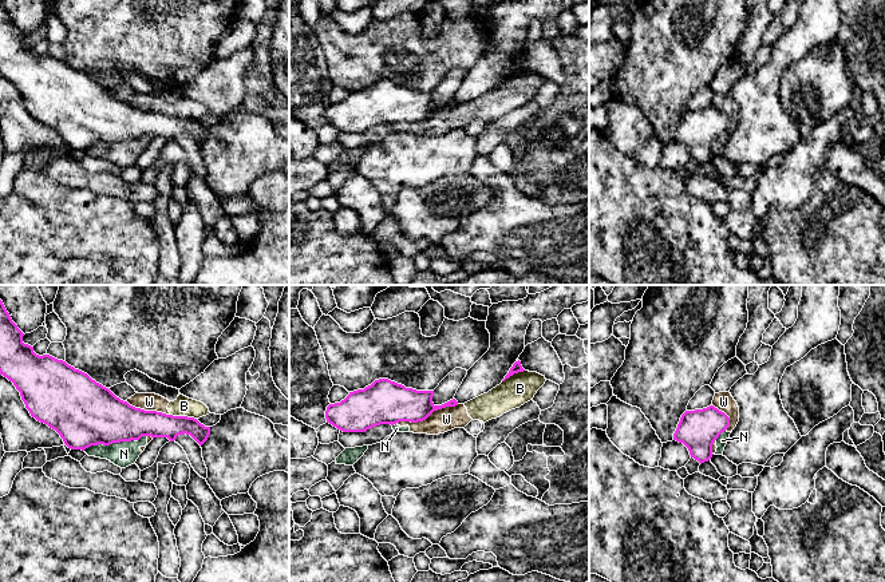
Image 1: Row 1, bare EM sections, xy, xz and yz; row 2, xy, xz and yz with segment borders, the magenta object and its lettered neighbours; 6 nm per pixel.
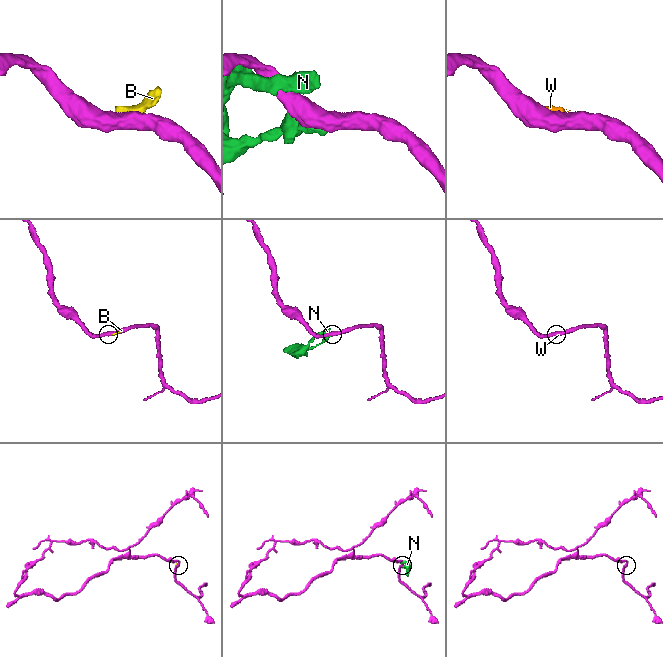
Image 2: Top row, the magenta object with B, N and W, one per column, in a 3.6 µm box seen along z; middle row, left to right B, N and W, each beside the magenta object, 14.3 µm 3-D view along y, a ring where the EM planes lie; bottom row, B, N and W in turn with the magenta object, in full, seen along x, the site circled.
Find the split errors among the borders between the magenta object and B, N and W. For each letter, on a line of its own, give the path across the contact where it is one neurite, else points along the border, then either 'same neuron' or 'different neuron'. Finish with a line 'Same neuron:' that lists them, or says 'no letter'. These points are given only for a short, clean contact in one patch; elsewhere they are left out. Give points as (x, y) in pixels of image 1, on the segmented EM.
B: different neuron
N: different neuron
W: different neuron
Same neuron: no letter

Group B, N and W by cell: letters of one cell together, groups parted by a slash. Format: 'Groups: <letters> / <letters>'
Groups: B N W

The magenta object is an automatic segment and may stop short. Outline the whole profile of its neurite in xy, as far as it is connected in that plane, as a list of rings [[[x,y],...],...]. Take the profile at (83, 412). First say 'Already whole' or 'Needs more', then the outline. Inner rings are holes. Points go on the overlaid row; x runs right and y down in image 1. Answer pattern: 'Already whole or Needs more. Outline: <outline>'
Already whole. Outline: [[[0,300],[0,375],[13,383],[31,416],[55,429],[68,448],[84,451],[91,446],[139,440],[142,436],[174,442],[183,433],[199,446],[208,440],[210,427],[197,419],[135,408],[66,361],[36,355],[33,347],[23,343],[23,336]]]

